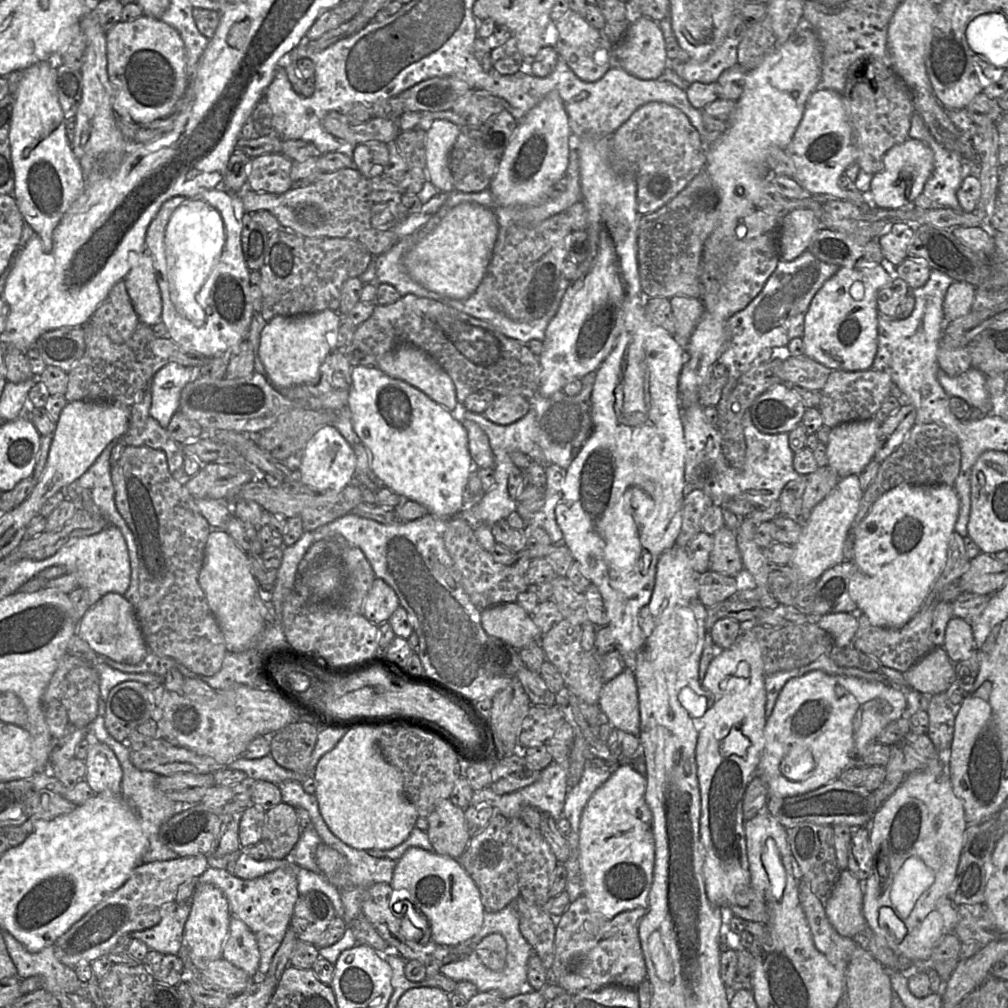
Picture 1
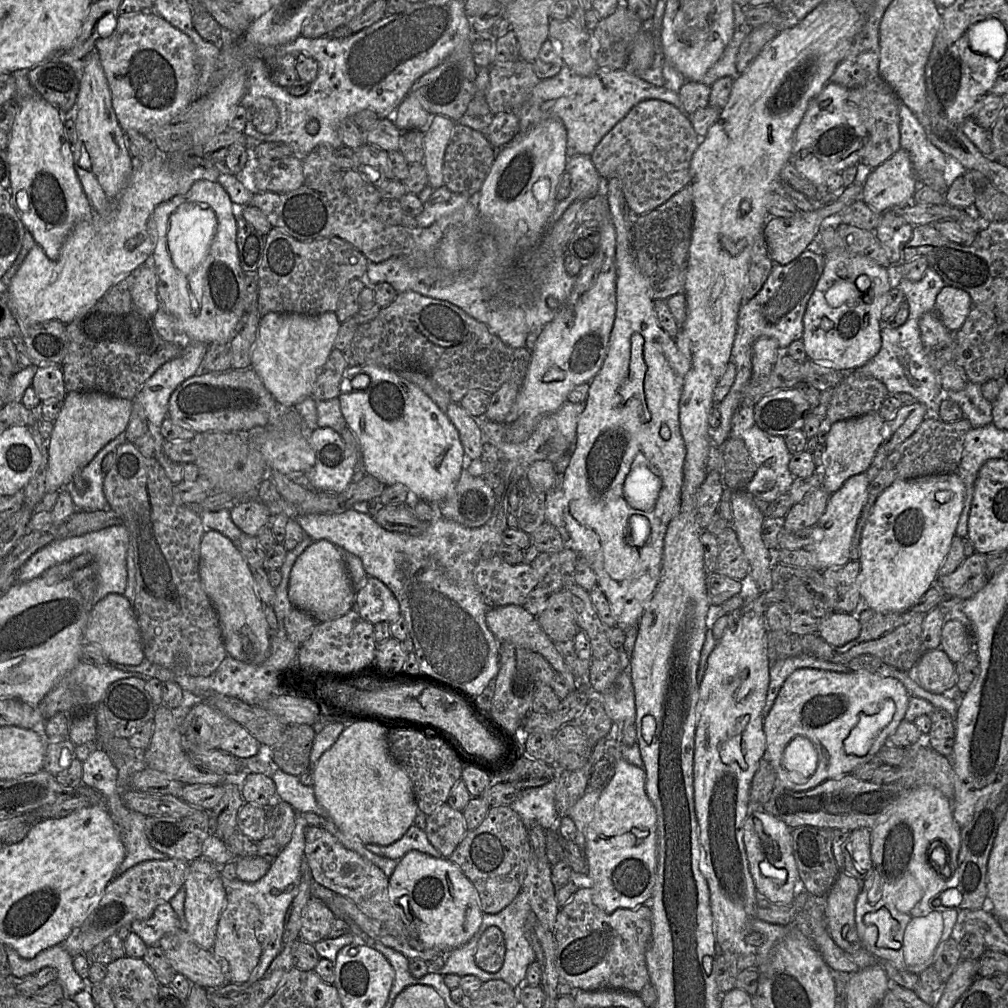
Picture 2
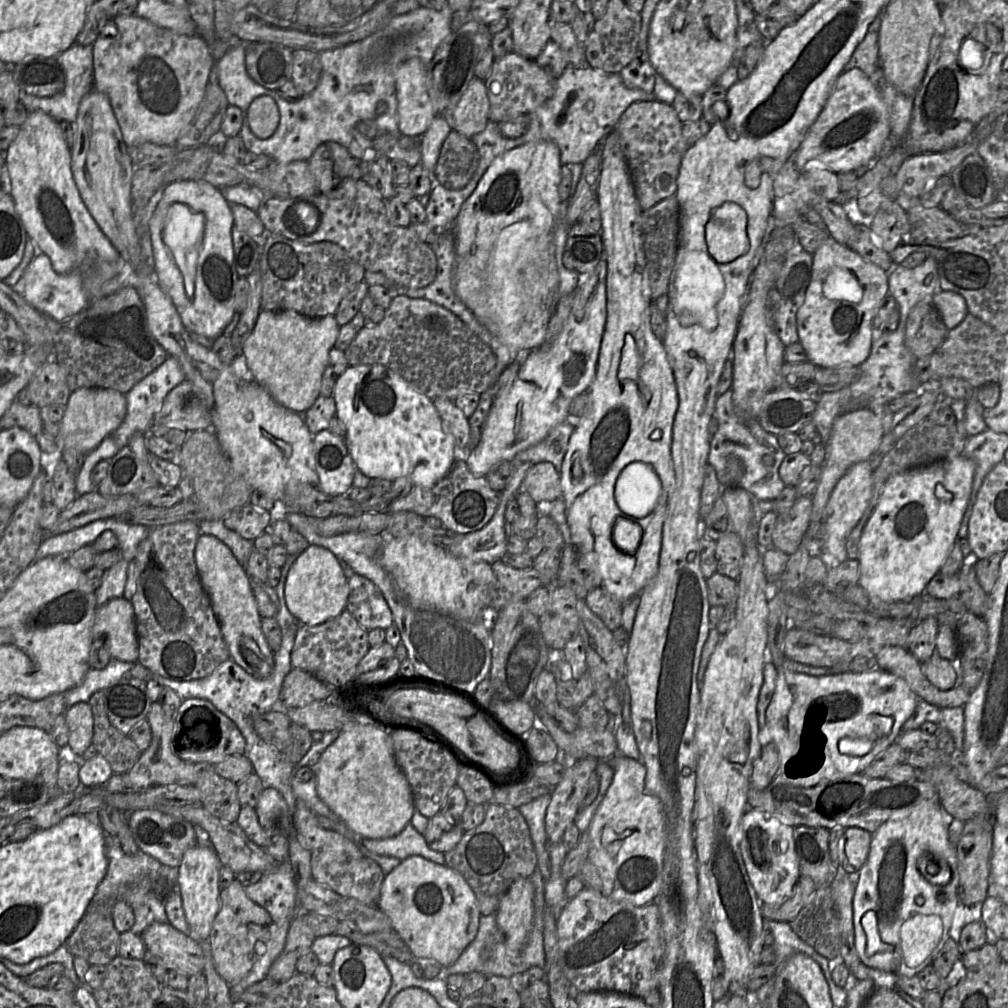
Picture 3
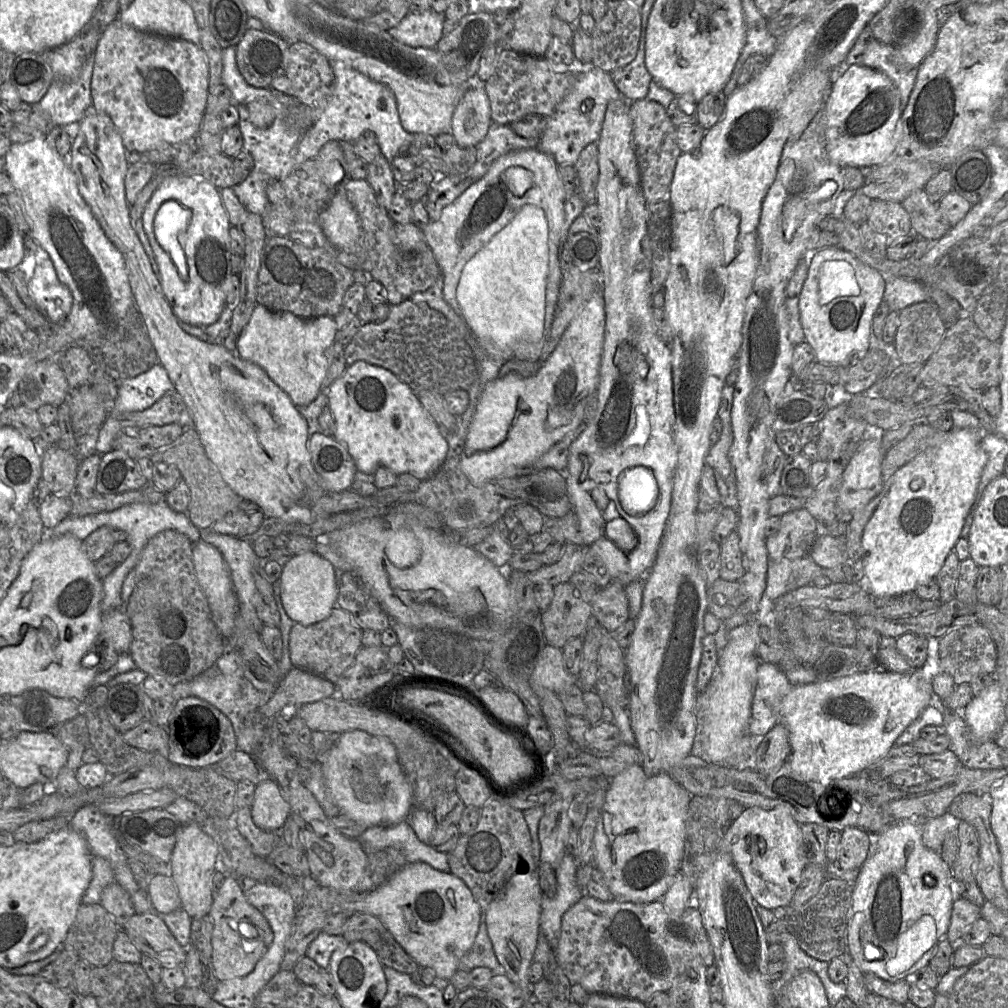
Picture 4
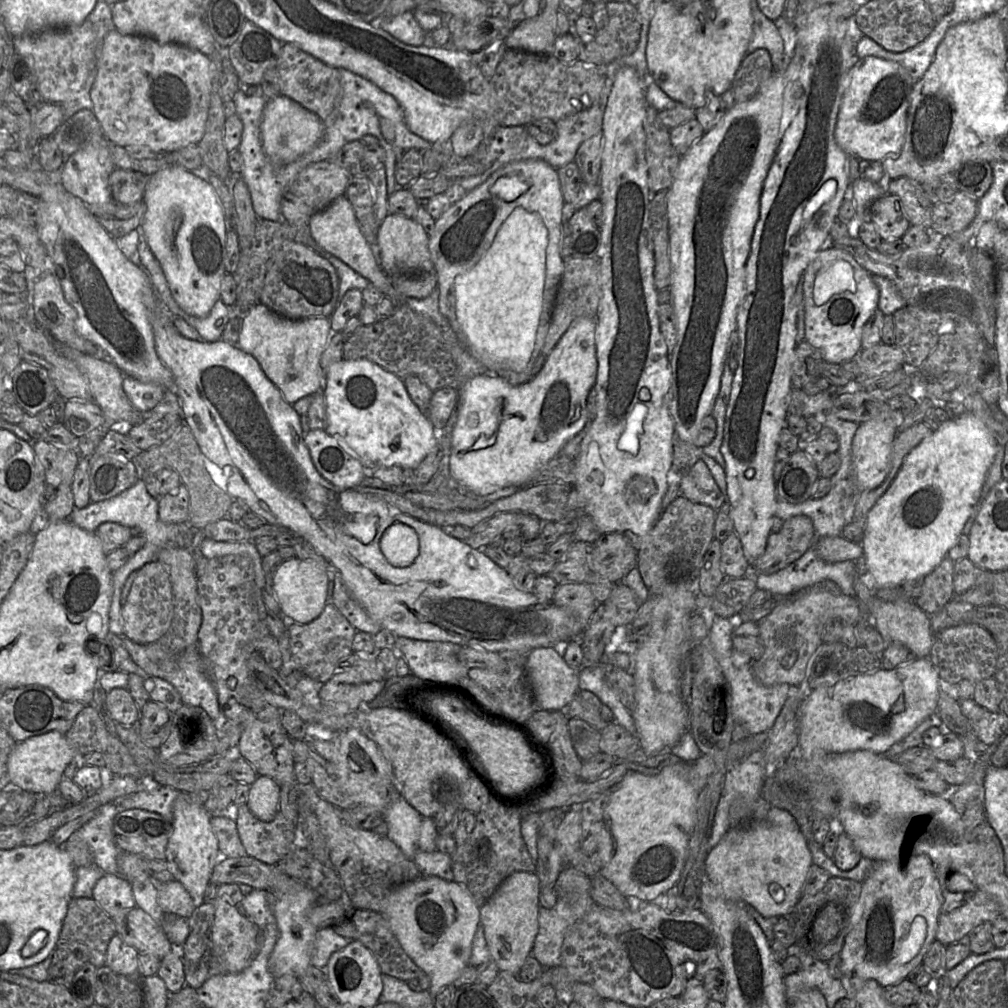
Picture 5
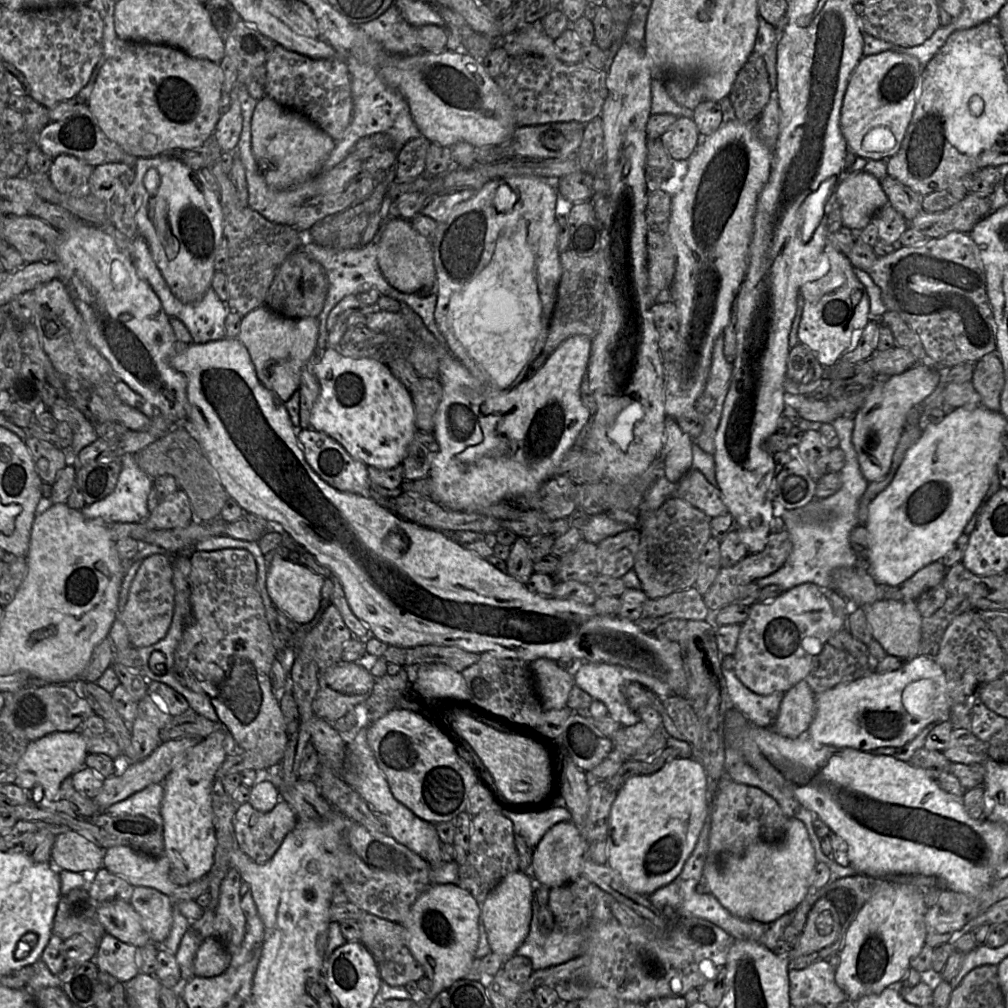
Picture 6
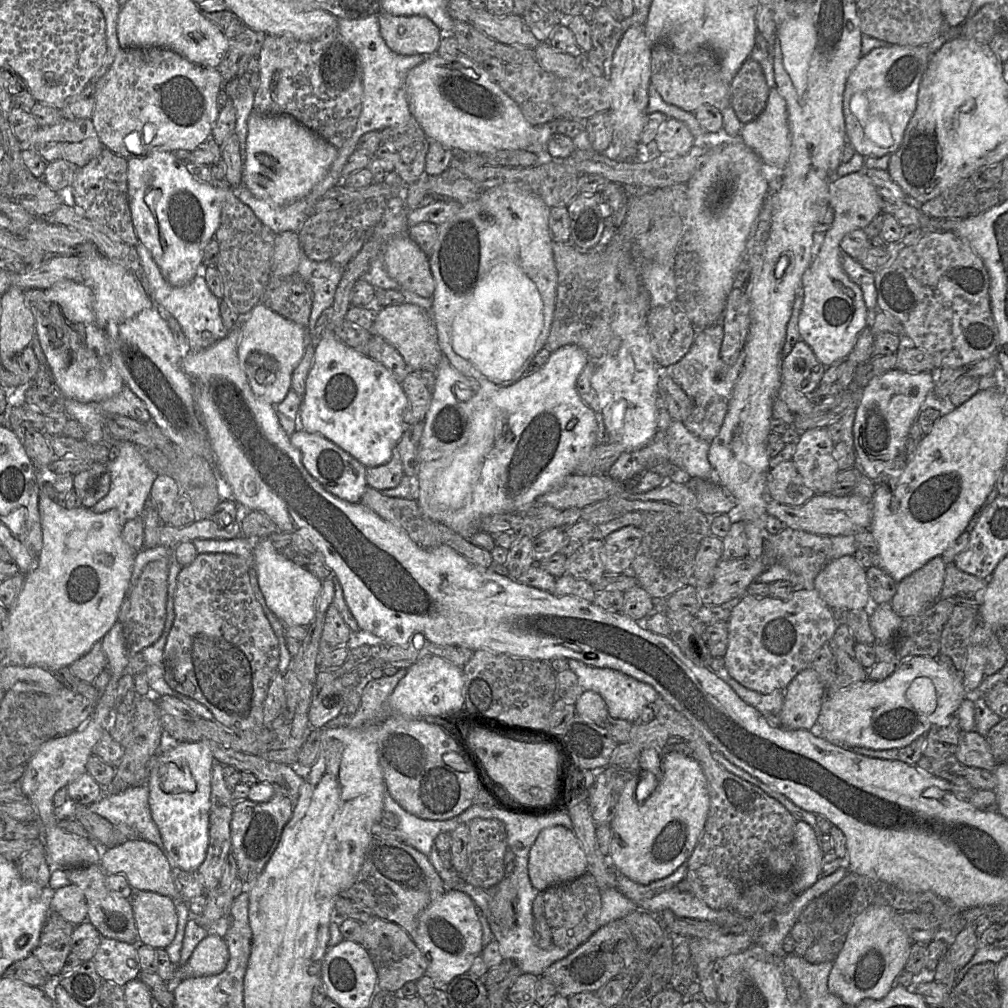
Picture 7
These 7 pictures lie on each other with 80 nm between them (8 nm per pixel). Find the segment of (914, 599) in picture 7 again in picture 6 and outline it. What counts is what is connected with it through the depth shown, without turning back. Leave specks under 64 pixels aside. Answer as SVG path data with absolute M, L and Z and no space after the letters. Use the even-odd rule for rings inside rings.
M935 561L917 571L902 585L902 601L914 602L927 590L943 583L946 567L942 561Z

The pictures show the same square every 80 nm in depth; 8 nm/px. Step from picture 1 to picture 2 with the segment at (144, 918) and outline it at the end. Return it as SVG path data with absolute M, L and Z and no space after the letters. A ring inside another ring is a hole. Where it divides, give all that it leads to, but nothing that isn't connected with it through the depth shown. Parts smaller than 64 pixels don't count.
M175 858L144 861L125 873L116 876L105 889L101 900L91 910L85 920L75 927L62 945L72 955L86 955L106 938L116 934L126 925L136 920L149 919L156 907L169 902L183 887L190 862Z

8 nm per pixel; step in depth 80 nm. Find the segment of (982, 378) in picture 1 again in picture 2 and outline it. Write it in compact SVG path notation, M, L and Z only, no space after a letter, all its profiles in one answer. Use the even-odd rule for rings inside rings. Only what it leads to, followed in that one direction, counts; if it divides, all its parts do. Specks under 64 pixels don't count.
M968 382L960 391L946 391L947 399L956 402L972 428L986 426L992 422L992 403L986 400L981 392L981 384Z

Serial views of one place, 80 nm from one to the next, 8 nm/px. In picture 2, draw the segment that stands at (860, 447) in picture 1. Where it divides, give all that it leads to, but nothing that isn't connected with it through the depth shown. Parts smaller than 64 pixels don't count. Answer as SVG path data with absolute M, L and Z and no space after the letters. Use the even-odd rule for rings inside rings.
M878 413L837 421L829 426L825 441L821 485L829 494L836 492L851 476L865 473L883 440L884 420Z

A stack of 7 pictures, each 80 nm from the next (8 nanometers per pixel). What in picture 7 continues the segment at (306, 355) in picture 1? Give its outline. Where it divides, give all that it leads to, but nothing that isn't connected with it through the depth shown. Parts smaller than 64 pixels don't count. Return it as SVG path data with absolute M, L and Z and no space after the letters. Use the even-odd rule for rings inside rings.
M257 304L244 317L244 328L238 346L238 359L253 393L277 406L292 389L292 374L310 343L307 327L296 324L268 308Z

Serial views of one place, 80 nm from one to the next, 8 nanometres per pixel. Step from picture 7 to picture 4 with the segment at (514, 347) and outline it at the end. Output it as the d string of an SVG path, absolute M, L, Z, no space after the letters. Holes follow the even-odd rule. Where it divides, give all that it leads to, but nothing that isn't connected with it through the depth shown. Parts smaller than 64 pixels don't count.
M521 203L516 205L513 209L508 211L508 214L512 214L515 211L519 211L519 215L512 217L511 224L506 225L497 234L495 234L492 239L466 264L462 271L458 287L457 287L457 302L458 302L458 312L461 314L462 318L468 325L472 334L476 337L479 345L492 357L503 359L505 361L510 360L521 360L514 359L515 344L520 341L536 342L538 341L543 333L543 324L545 316L545 300L546 300L546 285L547 285L547 273L548 273L548 238L549 238L549 228L547 217L544 216L544 209L533 203Z

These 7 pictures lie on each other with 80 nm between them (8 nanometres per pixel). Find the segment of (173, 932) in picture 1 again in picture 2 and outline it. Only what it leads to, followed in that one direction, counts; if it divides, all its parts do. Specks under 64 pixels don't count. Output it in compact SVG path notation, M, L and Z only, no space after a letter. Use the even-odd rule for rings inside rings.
M163 902L159 904L153 915L146 920L136 920L131 924L132 931L135 932L141 939L149 946L158 946L159 940L166 934L174 932L182 928L182 923L179 920L177 914L173 910L169 902Z

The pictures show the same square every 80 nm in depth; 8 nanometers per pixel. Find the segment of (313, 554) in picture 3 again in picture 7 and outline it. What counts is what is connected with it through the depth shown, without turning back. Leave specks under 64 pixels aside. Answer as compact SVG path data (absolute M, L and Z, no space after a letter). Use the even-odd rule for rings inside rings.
M268 537L254 541L254 562L258 583L268 608L283 624L307 627L316 613L316 600L322 580L307 568L285 558L272 545Z

